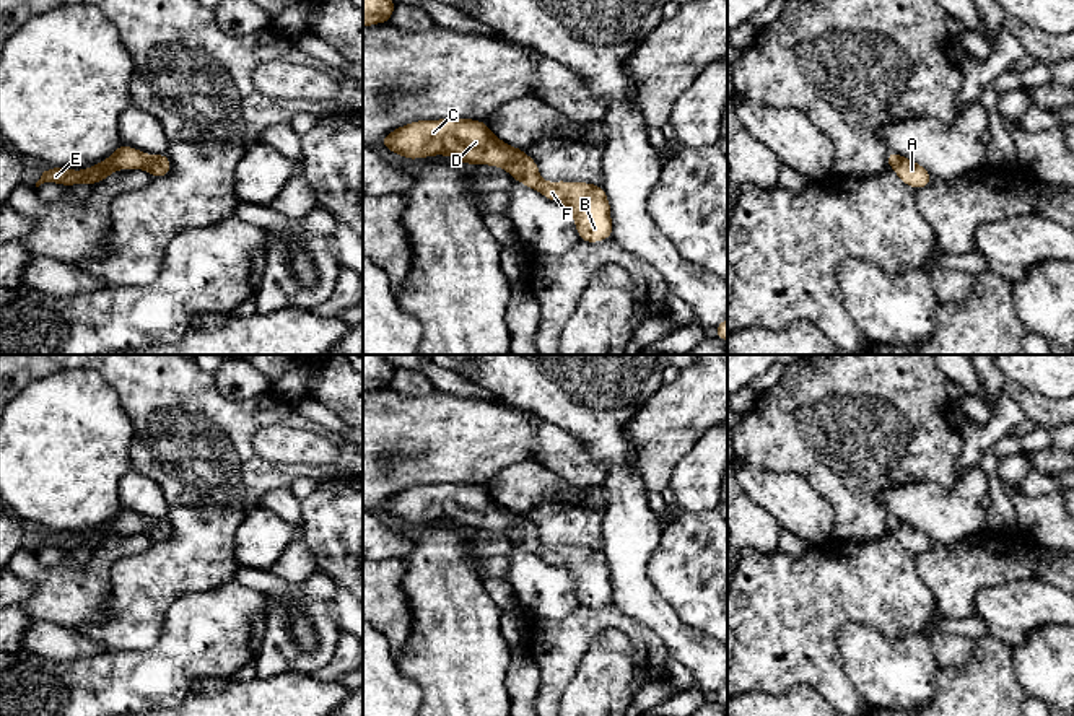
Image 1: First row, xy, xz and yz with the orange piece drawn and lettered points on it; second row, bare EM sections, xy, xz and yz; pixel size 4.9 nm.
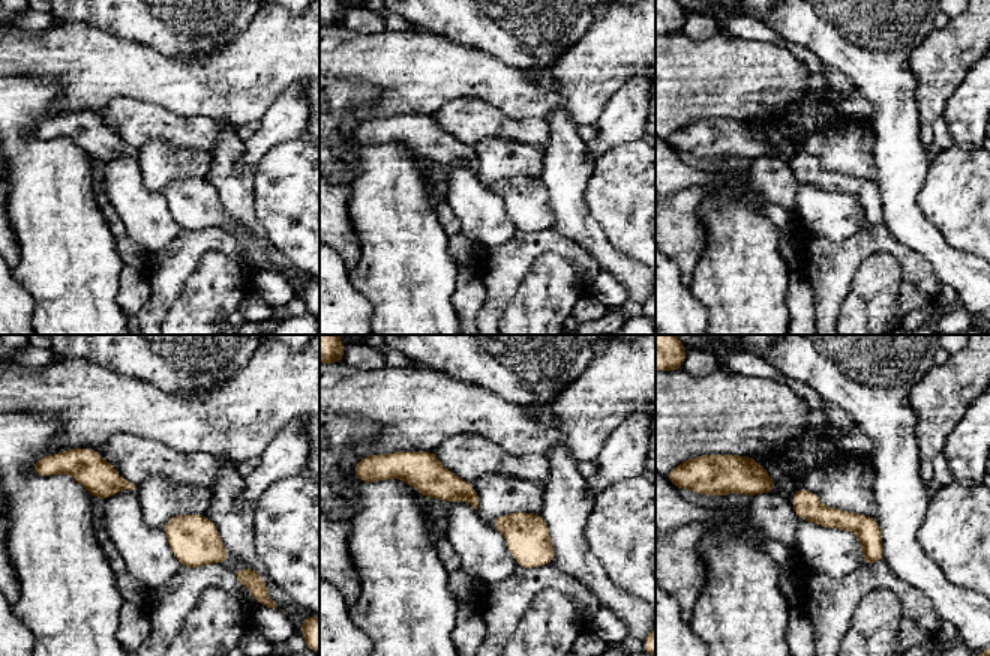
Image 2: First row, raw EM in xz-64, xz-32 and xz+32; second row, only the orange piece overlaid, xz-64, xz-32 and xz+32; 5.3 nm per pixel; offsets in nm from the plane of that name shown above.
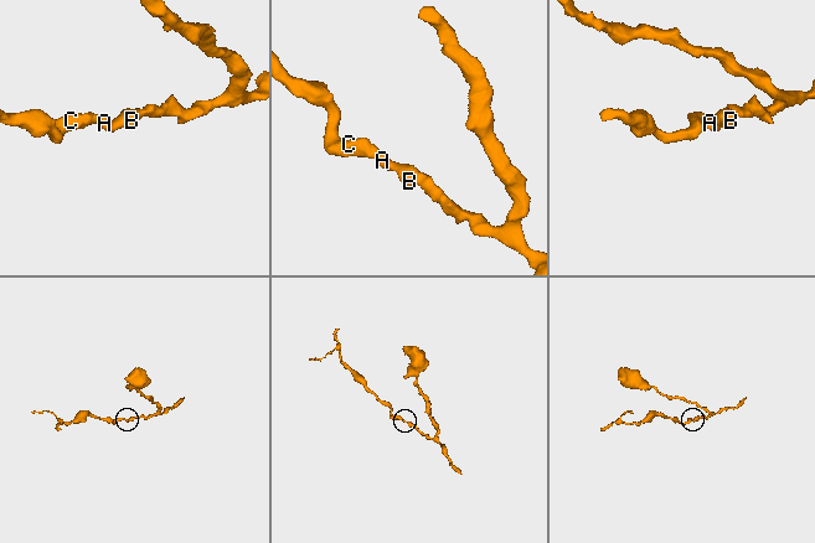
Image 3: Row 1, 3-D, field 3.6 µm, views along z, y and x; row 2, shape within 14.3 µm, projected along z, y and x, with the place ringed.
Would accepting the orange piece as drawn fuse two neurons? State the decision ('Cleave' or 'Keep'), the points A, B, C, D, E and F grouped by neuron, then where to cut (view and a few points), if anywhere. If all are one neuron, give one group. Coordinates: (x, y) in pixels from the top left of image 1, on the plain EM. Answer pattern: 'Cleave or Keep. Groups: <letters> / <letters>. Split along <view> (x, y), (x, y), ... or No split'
Keep. Groups: A B C D E F. No split

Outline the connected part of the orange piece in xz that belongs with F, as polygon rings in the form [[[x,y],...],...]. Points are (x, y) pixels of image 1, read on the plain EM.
[[[474,483],[417,485],[379,504],[405,524],[446,519],[461,527],[504,532],[524,550],[548,565],[565,568],[573,579],[581,605],[599,607],[612,602],[610,568],[602,550],[587,547],[545,547],[537,527],[521,513],[513,513],[491,498],[487,487]]]

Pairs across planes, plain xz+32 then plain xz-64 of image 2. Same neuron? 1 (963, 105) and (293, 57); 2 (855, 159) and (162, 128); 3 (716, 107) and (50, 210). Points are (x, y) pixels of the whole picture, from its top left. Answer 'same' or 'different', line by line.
1: different
2: different
3: different

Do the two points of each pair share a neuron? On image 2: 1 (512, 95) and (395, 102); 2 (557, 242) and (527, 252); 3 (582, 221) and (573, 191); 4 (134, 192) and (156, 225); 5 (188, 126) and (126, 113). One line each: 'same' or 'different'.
1: same
2: same
3: same
4: same
5: same

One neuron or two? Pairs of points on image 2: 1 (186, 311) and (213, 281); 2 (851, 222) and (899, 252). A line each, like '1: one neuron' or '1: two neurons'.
1: one neuron
2: two neurons

